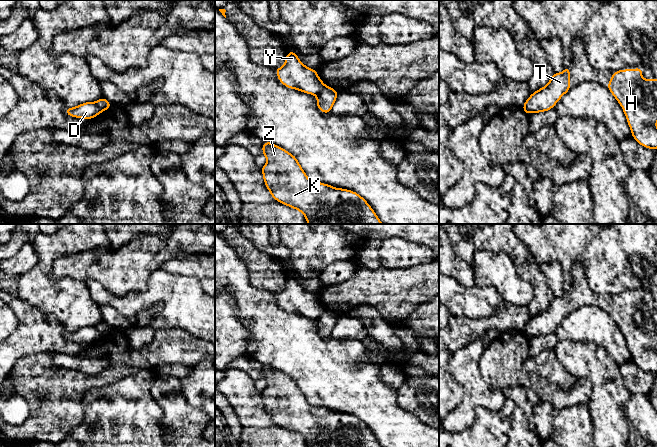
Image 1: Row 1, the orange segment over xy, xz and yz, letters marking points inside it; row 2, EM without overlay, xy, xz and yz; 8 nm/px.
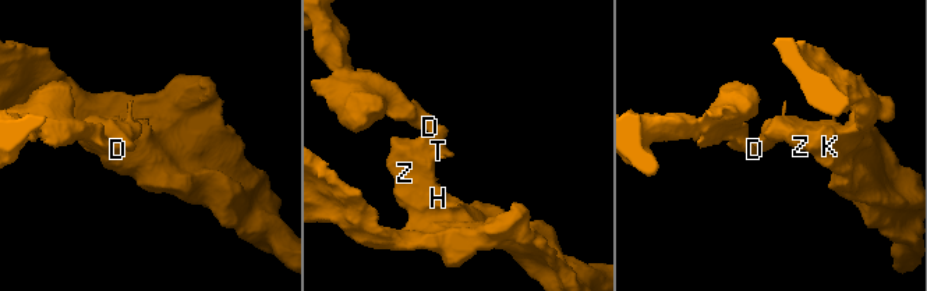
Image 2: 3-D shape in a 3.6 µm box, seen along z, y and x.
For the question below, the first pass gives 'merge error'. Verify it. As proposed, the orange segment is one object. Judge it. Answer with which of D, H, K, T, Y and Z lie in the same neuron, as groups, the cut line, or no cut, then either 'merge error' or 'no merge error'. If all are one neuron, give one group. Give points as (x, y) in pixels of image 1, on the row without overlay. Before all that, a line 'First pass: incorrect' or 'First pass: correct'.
First pass: correct
D Y / H K T Z | xz (325, 309), (316, 319) | merge error

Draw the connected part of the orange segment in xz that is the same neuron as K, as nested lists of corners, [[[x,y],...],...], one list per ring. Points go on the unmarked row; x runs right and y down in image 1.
[[[265,365],[261,372],[267,382],[267,387],[261,391],[263,403],[271,420],[302,436],[307,447],[382,447],[358,417],[309,404],[296,381],[282,371]]]

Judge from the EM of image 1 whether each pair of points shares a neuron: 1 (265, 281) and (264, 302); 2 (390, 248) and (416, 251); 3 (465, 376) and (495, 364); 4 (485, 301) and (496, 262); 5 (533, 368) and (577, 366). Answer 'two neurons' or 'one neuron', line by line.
1: two neurons
2: one neuron
3: two neurons
4: two neurons
5: two neurons

